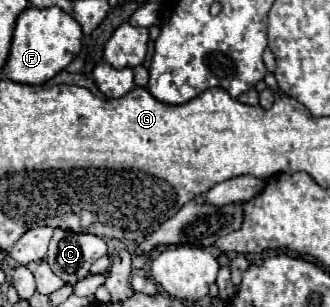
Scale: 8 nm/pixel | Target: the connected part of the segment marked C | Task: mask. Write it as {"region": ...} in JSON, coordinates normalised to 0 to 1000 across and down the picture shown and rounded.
{"region":[[[167,743],[167,762],[148,788],[142,860],[197,925],[227,925],[270,899],[276,860],[318,827],[324,795],[312,775]]]}

